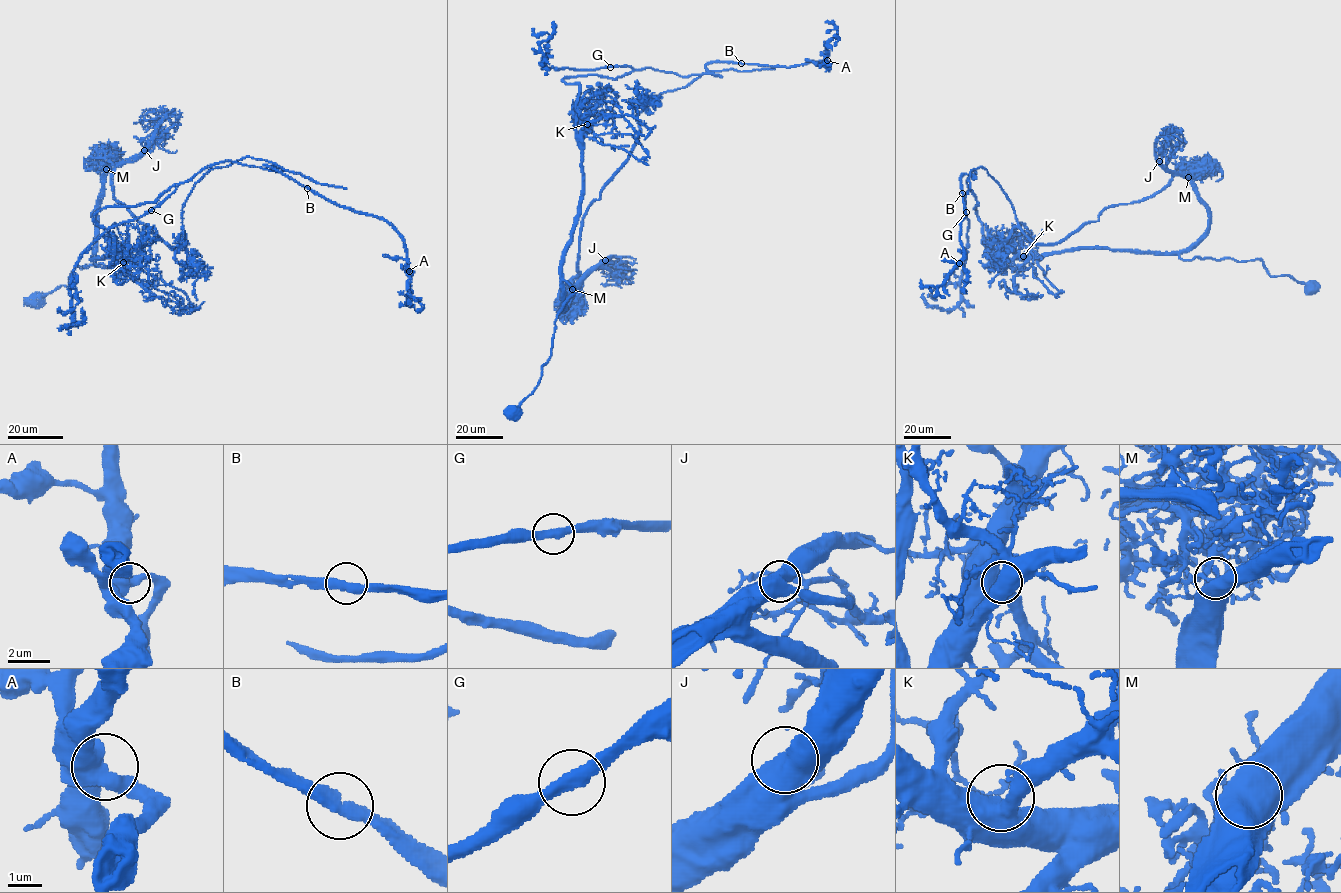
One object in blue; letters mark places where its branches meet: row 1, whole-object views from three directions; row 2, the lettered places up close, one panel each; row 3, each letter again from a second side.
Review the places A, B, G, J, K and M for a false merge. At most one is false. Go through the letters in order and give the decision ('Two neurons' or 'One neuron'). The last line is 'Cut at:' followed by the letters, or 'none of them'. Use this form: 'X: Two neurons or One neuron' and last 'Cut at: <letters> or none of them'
A: One neuron
B: One neuron
G: One neuron
J: One neuron
K: One neuron
M: Two neurons
Cut at: M

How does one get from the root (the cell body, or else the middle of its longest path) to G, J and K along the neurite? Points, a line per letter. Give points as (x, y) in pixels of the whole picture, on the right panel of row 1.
G: (1312, 287), (1271, 276), (1259, 259), (1182, 260), (1100, 248), (1006, 259), (989, 247), (971, 191), (965, 212)
J: (1312, 287), (1271, 276), (1259, 259), (1182, 260), (1179, 254), (1206, 231), (1208, 206), (1186, 177), (1159, 161)
K: (1312, 287), (1286, 275), (1271, 276), (1259, 259), (1182, 260), (1176, 253), (1100, 248), (1023, 256)

